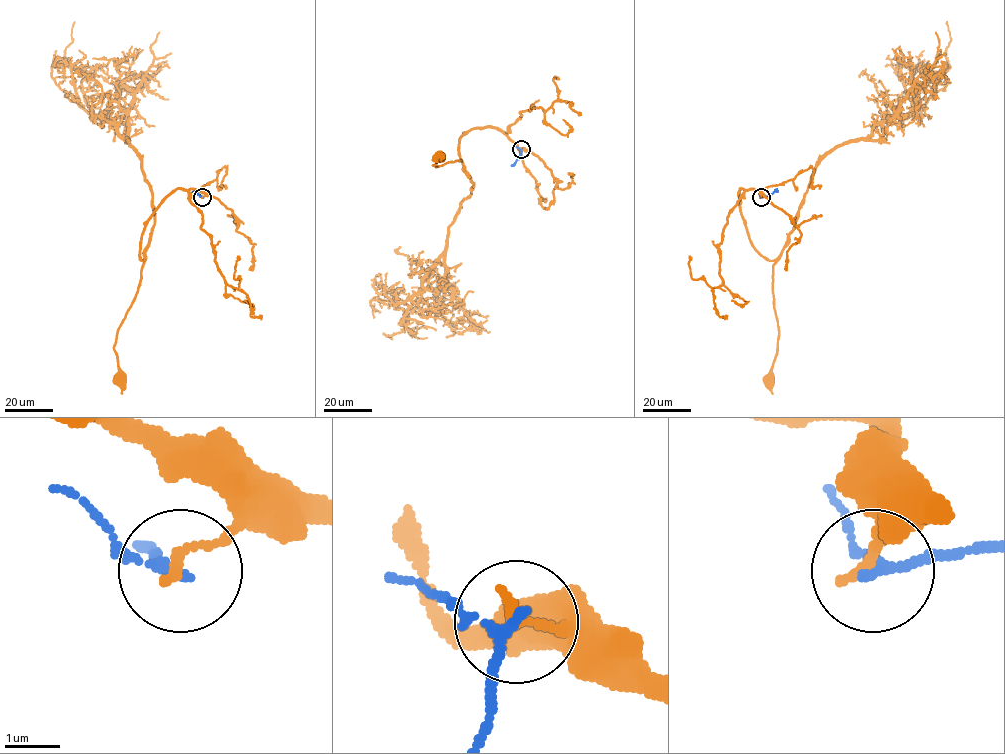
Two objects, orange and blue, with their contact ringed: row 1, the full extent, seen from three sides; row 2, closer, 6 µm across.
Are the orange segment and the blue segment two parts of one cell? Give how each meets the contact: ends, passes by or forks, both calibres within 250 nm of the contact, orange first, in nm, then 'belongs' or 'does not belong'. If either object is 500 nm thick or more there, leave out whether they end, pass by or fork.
orange ends | blue passes by | 200/160 nm | does not belong

